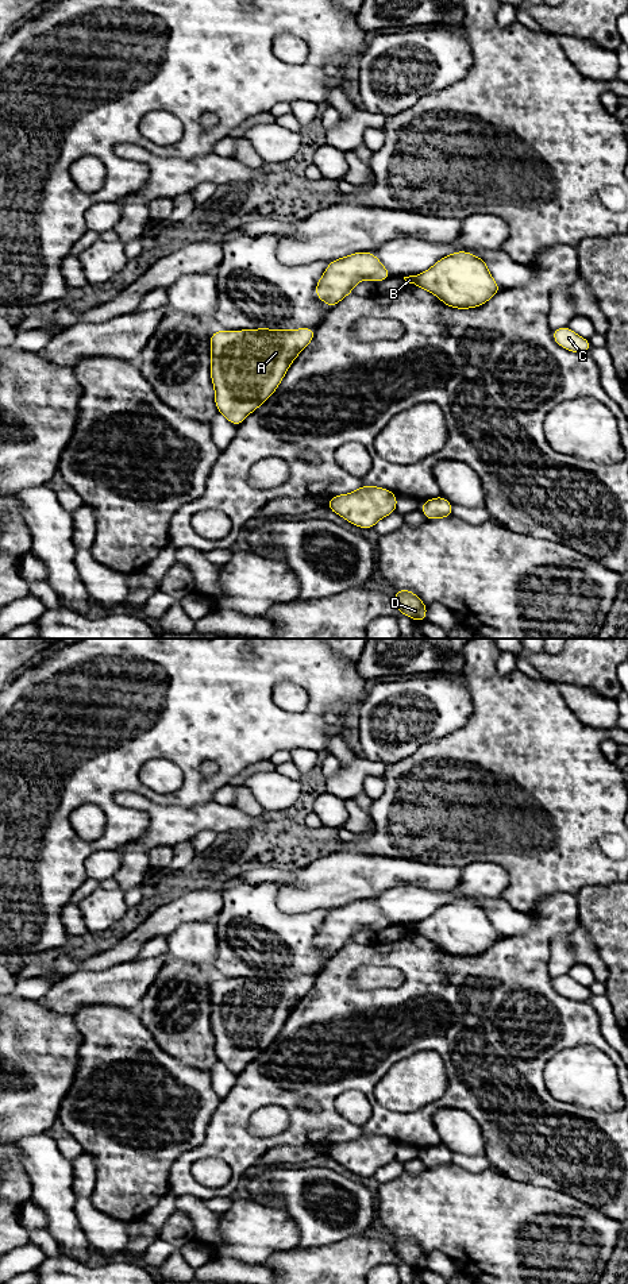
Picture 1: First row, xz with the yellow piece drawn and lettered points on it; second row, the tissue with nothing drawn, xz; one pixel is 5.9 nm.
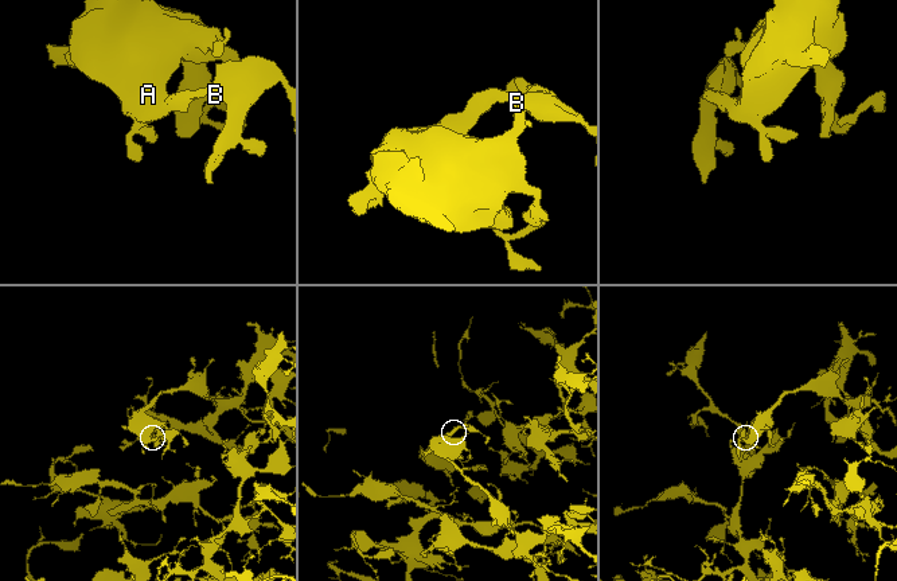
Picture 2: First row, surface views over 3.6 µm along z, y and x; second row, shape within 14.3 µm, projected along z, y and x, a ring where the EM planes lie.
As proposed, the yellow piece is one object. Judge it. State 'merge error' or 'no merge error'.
no merge error

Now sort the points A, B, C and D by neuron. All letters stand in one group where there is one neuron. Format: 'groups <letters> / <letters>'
groups A B C D

